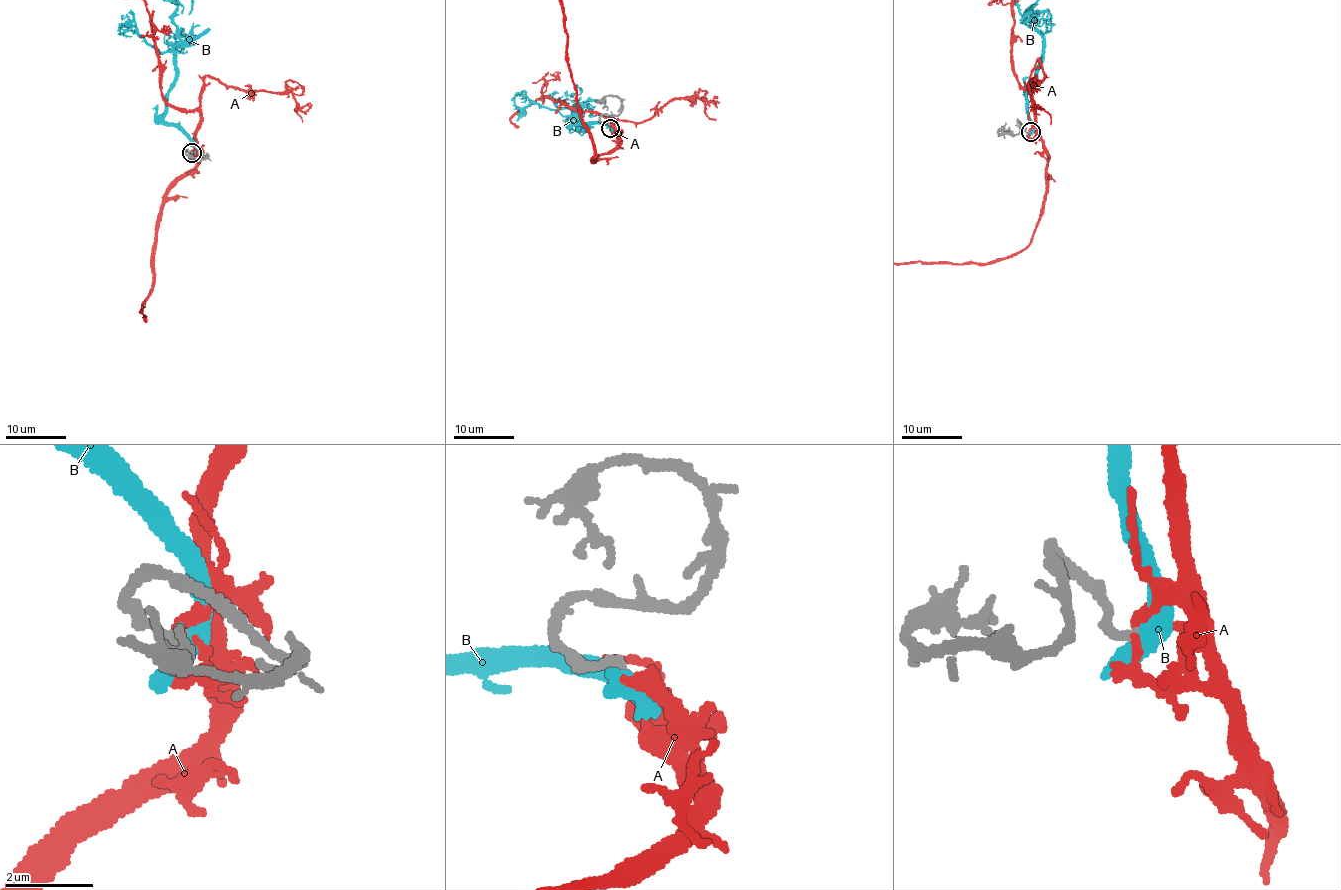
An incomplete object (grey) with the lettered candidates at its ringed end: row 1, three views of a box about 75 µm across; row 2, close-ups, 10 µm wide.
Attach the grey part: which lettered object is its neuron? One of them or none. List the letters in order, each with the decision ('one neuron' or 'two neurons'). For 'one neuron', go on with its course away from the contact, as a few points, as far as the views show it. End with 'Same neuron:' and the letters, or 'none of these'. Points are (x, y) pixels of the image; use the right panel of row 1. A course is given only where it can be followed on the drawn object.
A: two neurons
B: two neurons
Same neuron: none of these

